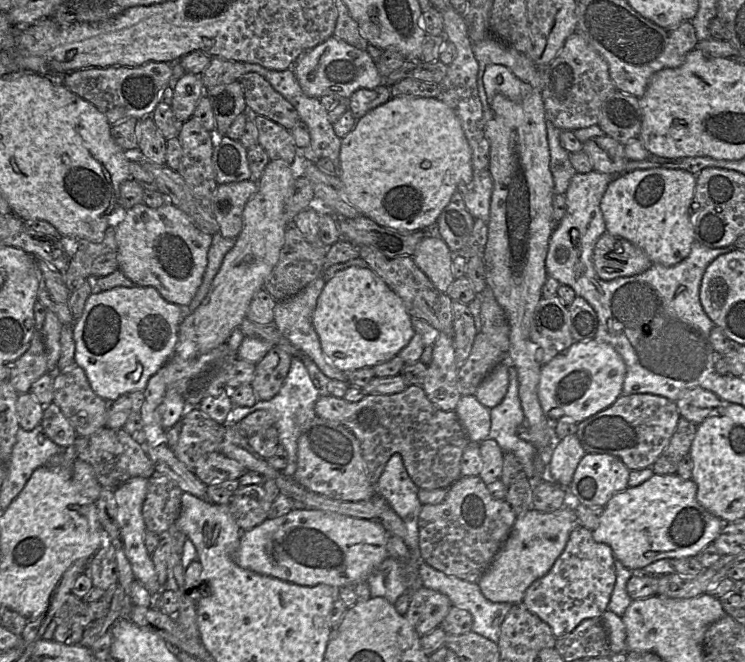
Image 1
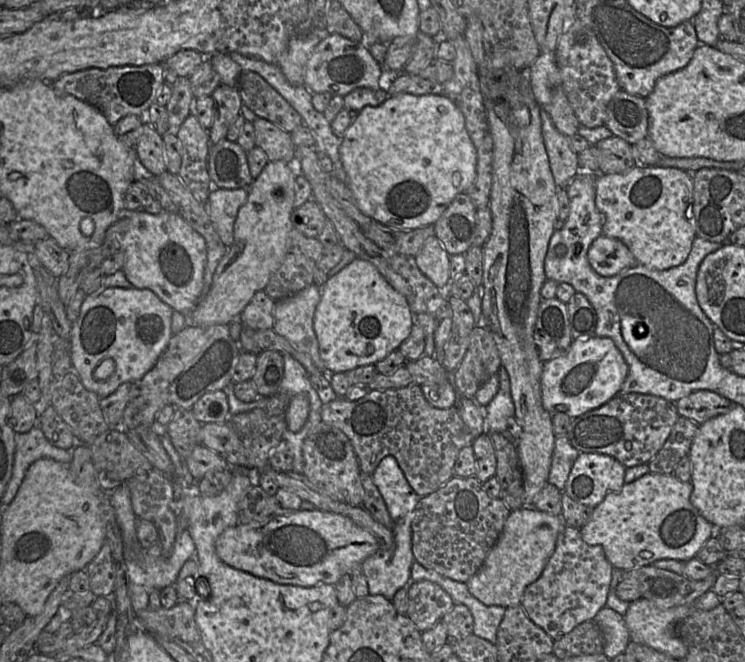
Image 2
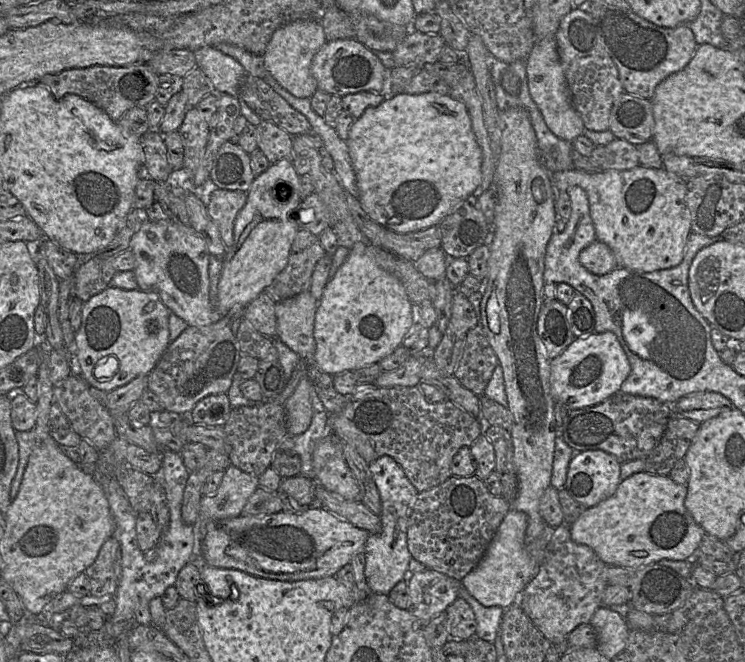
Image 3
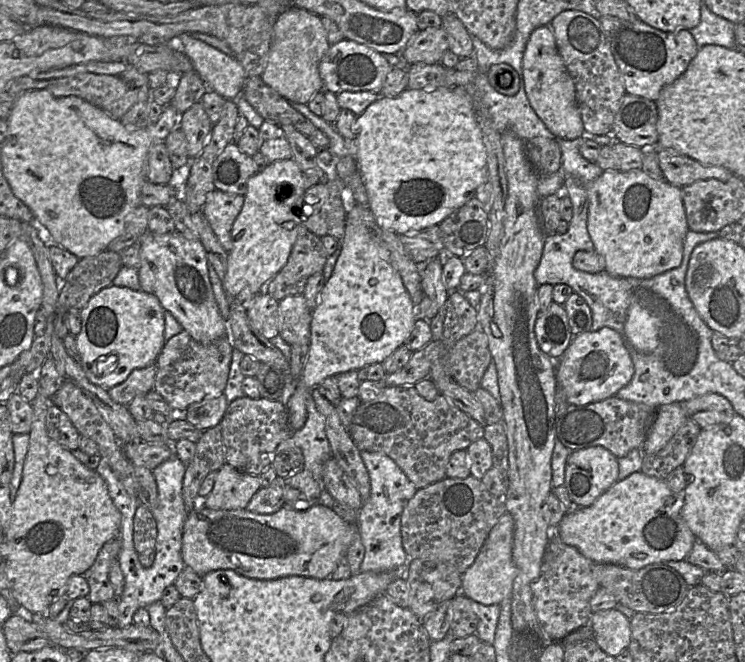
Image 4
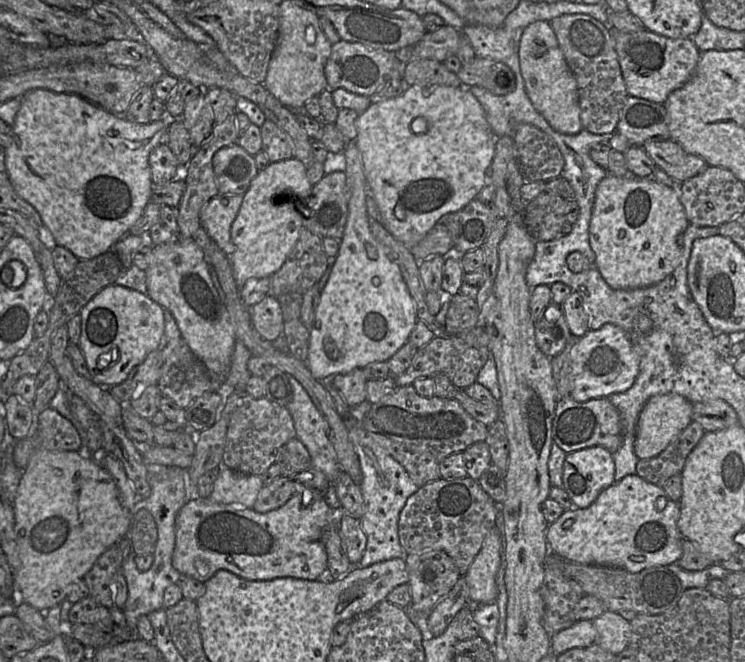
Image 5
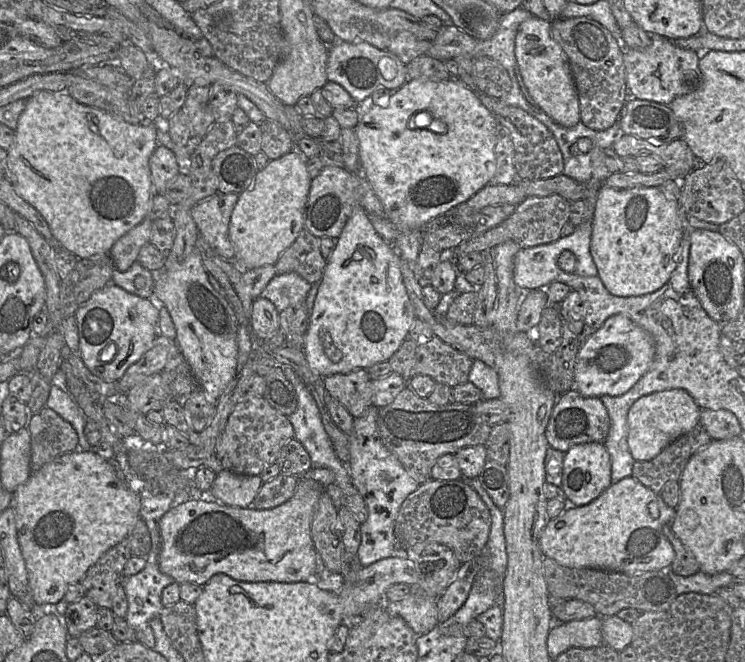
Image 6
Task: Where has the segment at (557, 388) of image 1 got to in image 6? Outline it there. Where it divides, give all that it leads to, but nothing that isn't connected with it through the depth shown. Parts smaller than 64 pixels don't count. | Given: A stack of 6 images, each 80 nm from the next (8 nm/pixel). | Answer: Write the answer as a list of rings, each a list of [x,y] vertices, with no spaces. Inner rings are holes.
[[[622,314],[613,315],[581,346],[574,368],[575,389],[585,397],[623,395],[647,372],[654,355],[654,341],[648,332]]]

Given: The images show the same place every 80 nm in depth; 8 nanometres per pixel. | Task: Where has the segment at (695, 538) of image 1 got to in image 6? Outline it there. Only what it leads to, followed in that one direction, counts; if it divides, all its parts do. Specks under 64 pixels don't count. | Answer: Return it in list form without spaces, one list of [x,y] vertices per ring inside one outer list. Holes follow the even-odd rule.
[[[632,476],[612,483],[592,502],[576,507],[568,502],[565,510],[550,519],[539,537],[539,548],[545,557],[569,568],[590,568],[615,571],[633,576],[670,567],[675,552],[663,533],[663,527],[675,517],[675,508],[667,506],[659,495]]]

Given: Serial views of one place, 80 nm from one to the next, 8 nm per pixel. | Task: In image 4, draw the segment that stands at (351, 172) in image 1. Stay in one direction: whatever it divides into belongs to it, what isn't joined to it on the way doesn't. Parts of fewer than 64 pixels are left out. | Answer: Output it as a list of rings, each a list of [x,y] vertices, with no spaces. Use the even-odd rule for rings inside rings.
[[[458,86],[454,89],[438,88],[434,91],[407,88],[396,97],[380,96],[366,108],[363,114],[356,117],[355,143],[357,146],[358,170],[366,188],[369,208],[380,227],[398,235],[418,233],[424,229],[439,225],[454,211],[475,197],[477,190],[488,181],[487,154],[482,129],[478,122],[471,94],[467,92],[465,87]]]

